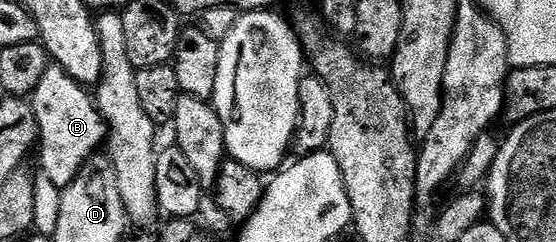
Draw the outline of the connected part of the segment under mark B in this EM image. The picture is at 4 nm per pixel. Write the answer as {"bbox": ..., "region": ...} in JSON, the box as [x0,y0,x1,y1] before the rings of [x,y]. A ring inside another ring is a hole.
{"bbox":[33,70,109,189],"region":[[[47,70],[45,77],[33,92],[33,100],[35,99],[35,109],[39,113],[37,121],[40,125],[37,155],[43,158],[44,173],[59,186],[59,189],[63,189],[80,174],[84,164],[94,156],[91,154],[98,147],[104,146],[109,127],[92,92],[72,79],[70,74],[63,72],[62,75],[55,70]]]}

